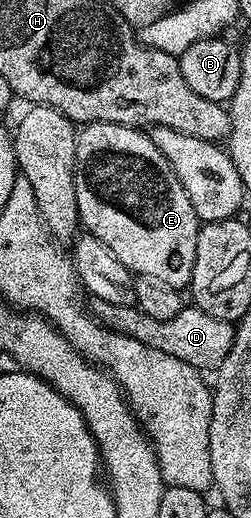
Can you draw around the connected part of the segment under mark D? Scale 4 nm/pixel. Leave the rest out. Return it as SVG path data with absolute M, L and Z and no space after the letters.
M92 298L87 307L95 319L119 334L127 334L127 338L135 338L135 342L143 342L143 346L151 346L154 350L163 350L163 354L171 354L171 358L179 358L179 362L187 362L187 366L209 374L217 369L227 358L233 345L234 325L228 320L211 318L196 306L184 306L173 318L156 319L145 314L135 303L115 306L115 302L103 302L103 298Z

